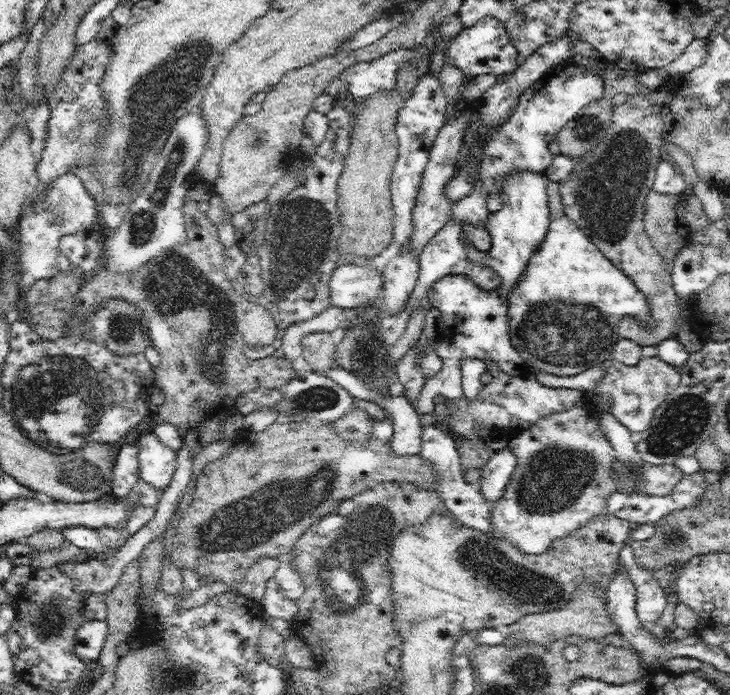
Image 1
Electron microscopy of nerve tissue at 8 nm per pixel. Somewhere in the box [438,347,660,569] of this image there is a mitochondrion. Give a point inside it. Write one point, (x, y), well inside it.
(554, 478)

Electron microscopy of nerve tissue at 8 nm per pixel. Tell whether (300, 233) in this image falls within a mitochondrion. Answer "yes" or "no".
yes

